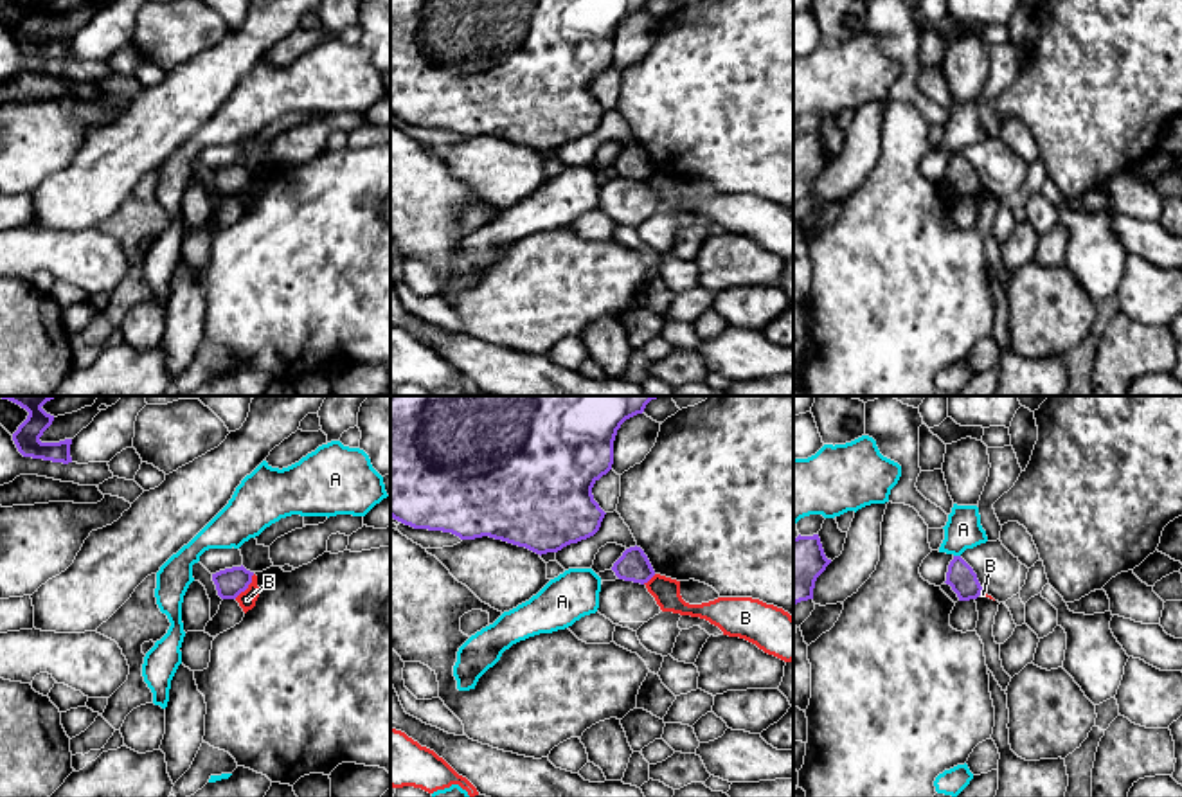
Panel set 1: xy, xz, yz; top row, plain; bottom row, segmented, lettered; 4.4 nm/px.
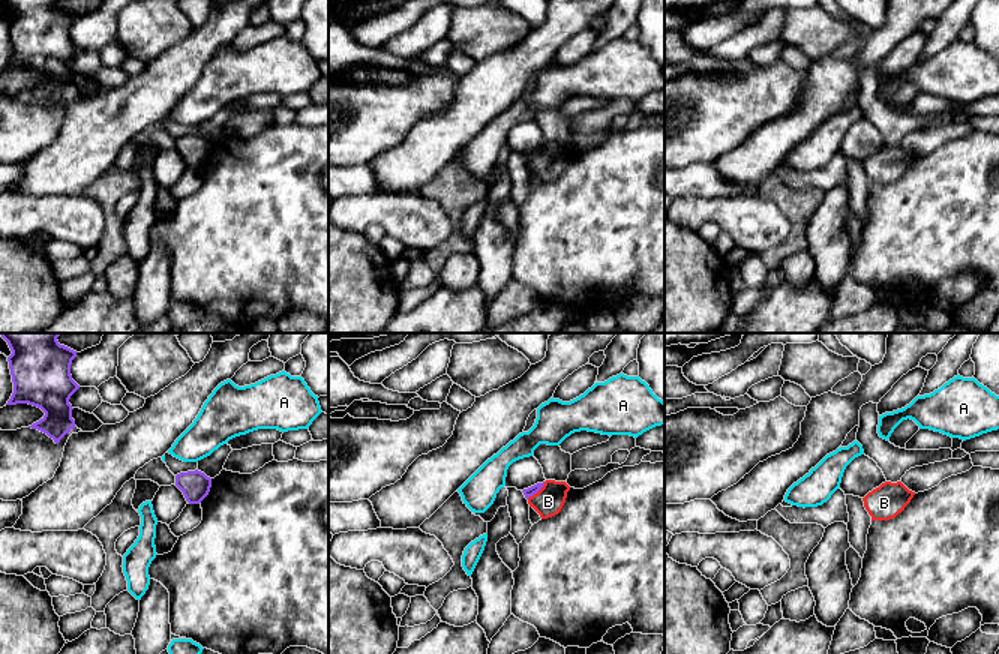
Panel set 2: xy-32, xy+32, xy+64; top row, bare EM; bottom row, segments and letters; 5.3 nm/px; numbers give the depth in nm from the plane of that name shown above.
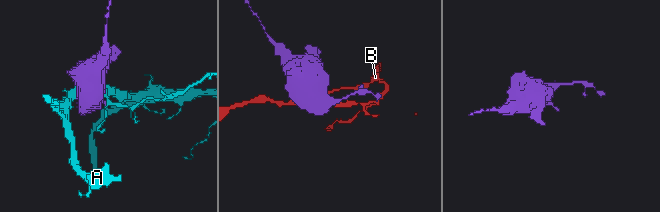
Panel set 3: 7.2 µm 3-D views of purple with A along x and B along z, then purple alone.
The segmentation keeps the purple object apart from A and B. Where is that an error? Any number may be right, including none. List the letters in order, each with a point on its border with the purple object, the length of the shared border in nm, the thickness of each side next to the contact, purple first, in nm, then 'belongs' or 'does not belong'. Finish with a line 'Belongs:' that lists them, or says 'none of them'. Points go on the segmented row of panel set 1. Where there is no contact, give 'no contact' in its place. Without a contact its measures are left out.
A: yz (958, 556) | 30 nm | 120/160 nm | does not belong
B: xy (247, 587) | 140 nm | 130/80 nm | does not belong
Belongs: none of them

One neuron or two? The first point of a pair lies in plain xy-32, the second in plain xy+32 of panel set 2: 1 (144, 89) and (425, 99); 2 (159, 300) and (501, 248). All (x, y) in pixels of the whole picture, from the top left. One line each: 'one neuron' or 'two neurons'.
1: two neurons
2: one neuron

